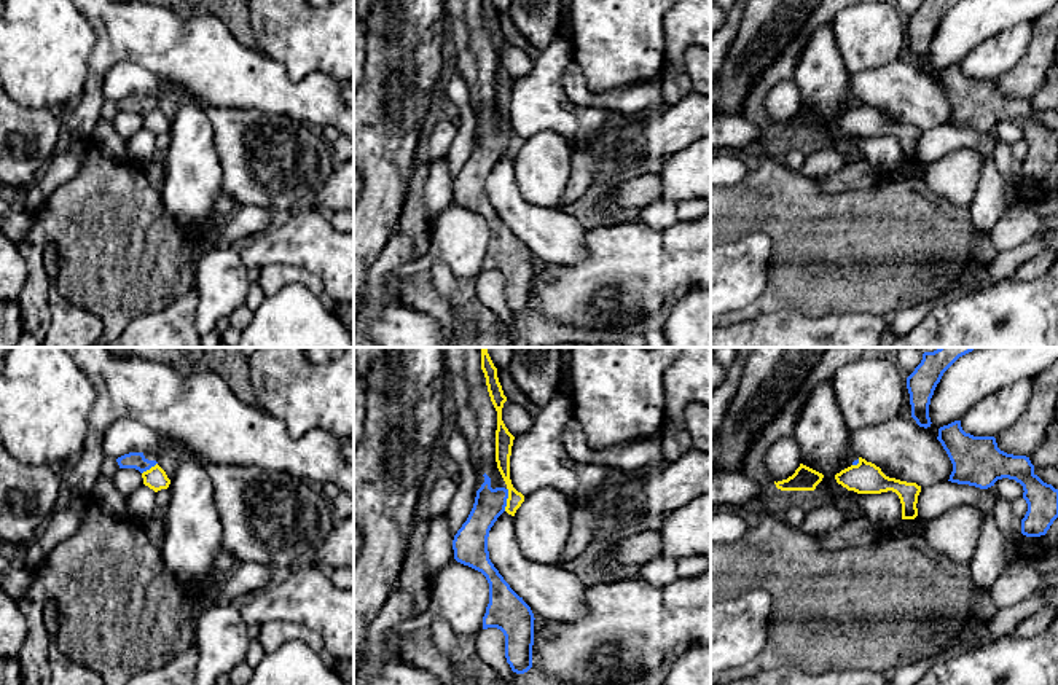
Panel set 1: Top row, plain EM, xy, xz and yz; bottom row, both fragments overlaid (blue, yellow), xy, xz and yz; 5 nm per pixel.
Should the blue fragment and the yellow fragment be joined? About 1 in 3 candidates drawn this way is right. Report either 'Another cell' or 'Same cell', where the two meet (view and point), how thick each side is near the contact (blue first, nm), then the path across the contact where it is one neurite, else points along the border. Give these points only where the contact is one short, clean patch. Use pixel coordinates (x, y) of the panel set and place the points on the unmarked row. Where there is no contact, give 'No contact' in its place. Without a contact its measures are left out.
Another cell. Touches blue at xz (507, 140). Thickness 160 nm (blue) against 80 nm. Boundary: xz (507, 131), (507, 148), (504, 153)

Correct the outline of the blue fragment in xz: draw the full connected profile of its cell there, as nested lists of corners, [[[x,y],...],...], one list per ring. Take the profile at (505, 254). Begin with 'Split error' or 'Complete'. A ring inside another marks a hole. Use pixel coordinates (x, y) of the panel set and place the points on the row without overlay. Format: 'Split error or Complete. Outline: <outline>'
Split error. Outline: [[[445,0],[448,30],[453,33],[457,49],[457,70],[470,91],[473,112],[483,116],[484,126],[476,134],[473,151],[453,183],[454,202],[481,215],[489,226],[489,247],[483,260],[483,272],[497,271],[505,279],[505,301],[511,314],[524,317],[532,311],[534,256],[504,223],[489,202],[488,180],[497,161],[505,155],[508,132],[496,105],[497,54],[491,45],[486,21],[481,13],[481,0]]]

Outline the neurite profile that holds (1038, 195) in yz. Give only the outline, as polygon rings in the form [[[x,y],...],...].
[[[1045,178],[1026,180],[1005,180],[1005,202],[1012,206],[1028,206],[1040,217],[1058,213],[1058,190],[1048,186]]]

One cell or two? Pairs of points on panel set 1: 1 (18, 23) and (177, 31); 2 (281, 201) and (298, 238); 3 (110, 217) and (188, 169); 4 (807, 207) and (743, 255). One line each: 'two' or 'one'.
1: two
2: two
3: two
4: two

